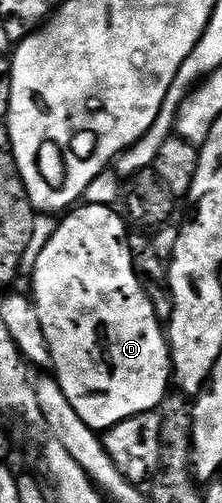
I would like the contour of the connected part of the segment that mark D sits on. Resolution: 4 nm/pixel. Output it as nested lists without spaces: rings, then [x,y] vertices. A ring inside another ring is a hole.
[[[87,203],[68,210],[60,219],[63,220],[60,221],[59,228],[48,237],[47,244],[40,249],[39,256],[35,259],[35,268],[31,271],[31,288],[29,291],[35,300],[37,313],[41,313],[41,329],[45,329],[45,341],[49,341],[53,375],[59,380],[59,387],[63,390],[63,396],[69,405],[73,405],[73,409],[77,409],[77,417],[81,417],[81,421],[85,421],[85,425],[89,425],[95,431],[102,433],[129,417],[140,415],[146,411],[154,411],[161,406],[163,398],[169,394],[169,388],[173,383],[171,349],[168,346],[168,336],[165,334],[164,324],[155,316],[150,297],[146,295],[143,288],[144,282],[139,279],[134,270],[134,261],[128,243],[129,227],[124,216],[114,206],[106,207],[105,205]]]

